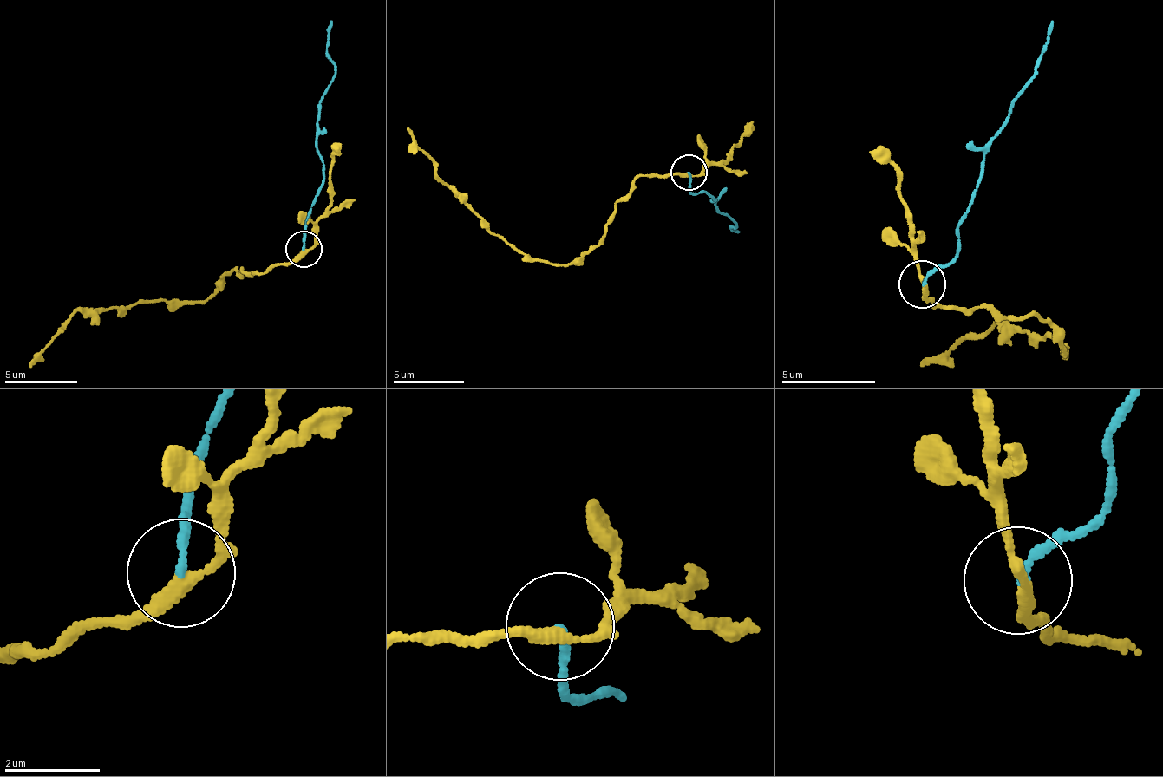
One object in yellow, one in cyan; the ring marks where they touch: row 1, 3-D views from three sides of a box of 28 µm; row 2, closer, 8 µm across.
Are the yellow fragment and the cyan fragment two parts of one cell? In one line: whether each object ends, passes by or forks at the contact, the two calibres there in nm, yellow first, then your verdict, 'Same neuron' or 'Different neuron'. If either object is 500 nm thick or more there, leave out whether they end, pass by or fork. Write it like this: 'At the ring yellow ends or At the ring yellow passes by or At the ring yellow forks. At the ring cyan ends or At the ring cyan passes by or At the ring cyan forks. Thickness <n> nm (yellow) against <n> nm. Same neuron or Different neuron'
At the ring yellow passes by. At the ring cyan ends. Thickness 240 nm (yellow) against 150 nm. Different neuron

